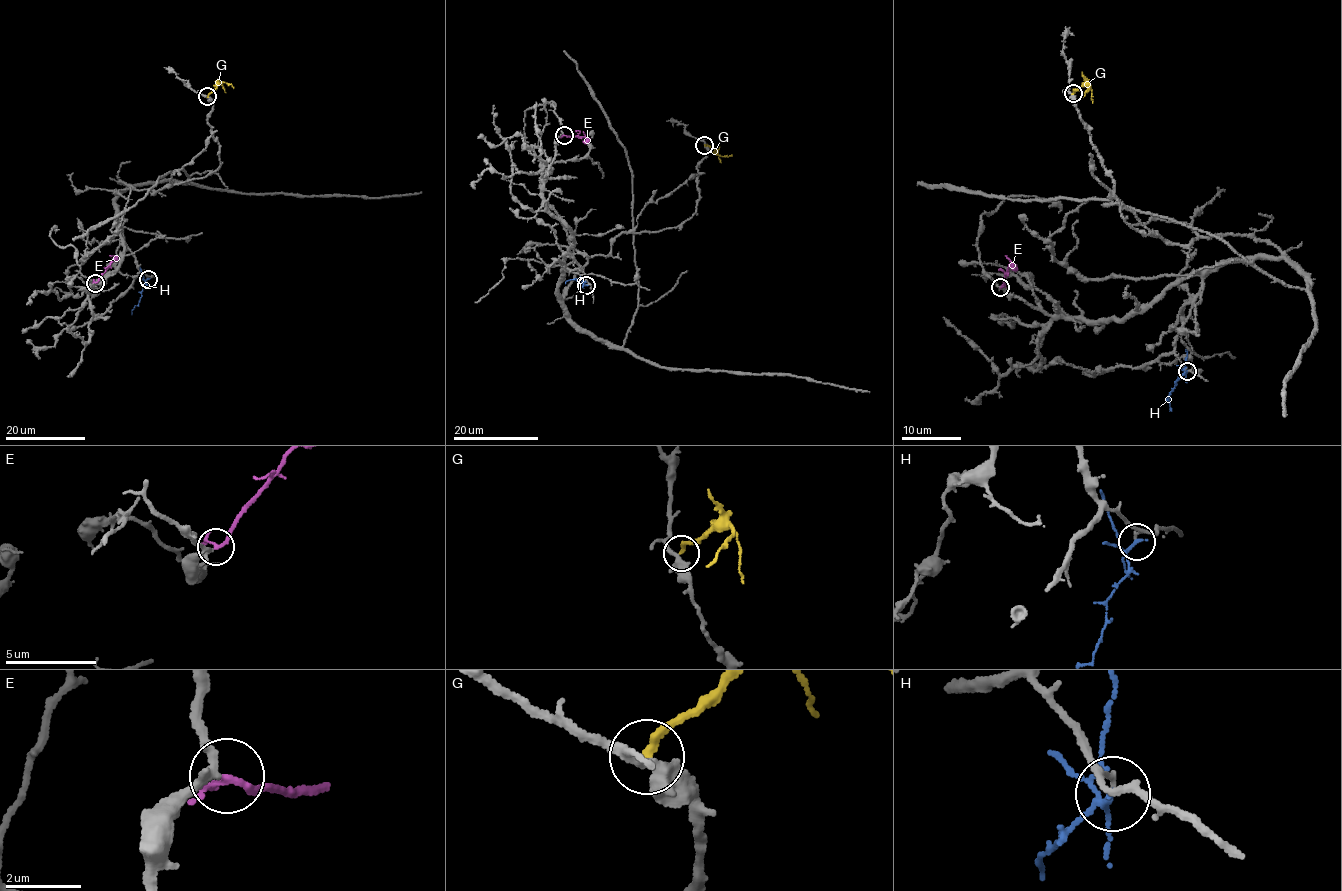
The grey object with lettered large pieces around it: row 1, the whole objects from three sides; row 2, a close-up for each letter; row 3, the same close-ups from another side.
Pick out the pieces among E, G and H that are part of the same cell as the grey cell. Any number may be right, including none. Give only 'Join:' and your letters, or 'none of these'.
Join: E

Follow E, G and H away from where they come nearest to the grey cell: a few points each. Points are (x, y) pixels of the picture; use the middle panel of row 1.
E: (564, 134), (586, 138), (583, 131)
G: (704, 145), (719, 155), (731, 154)
H: (586, 285), (575, 279), (565, 284)

